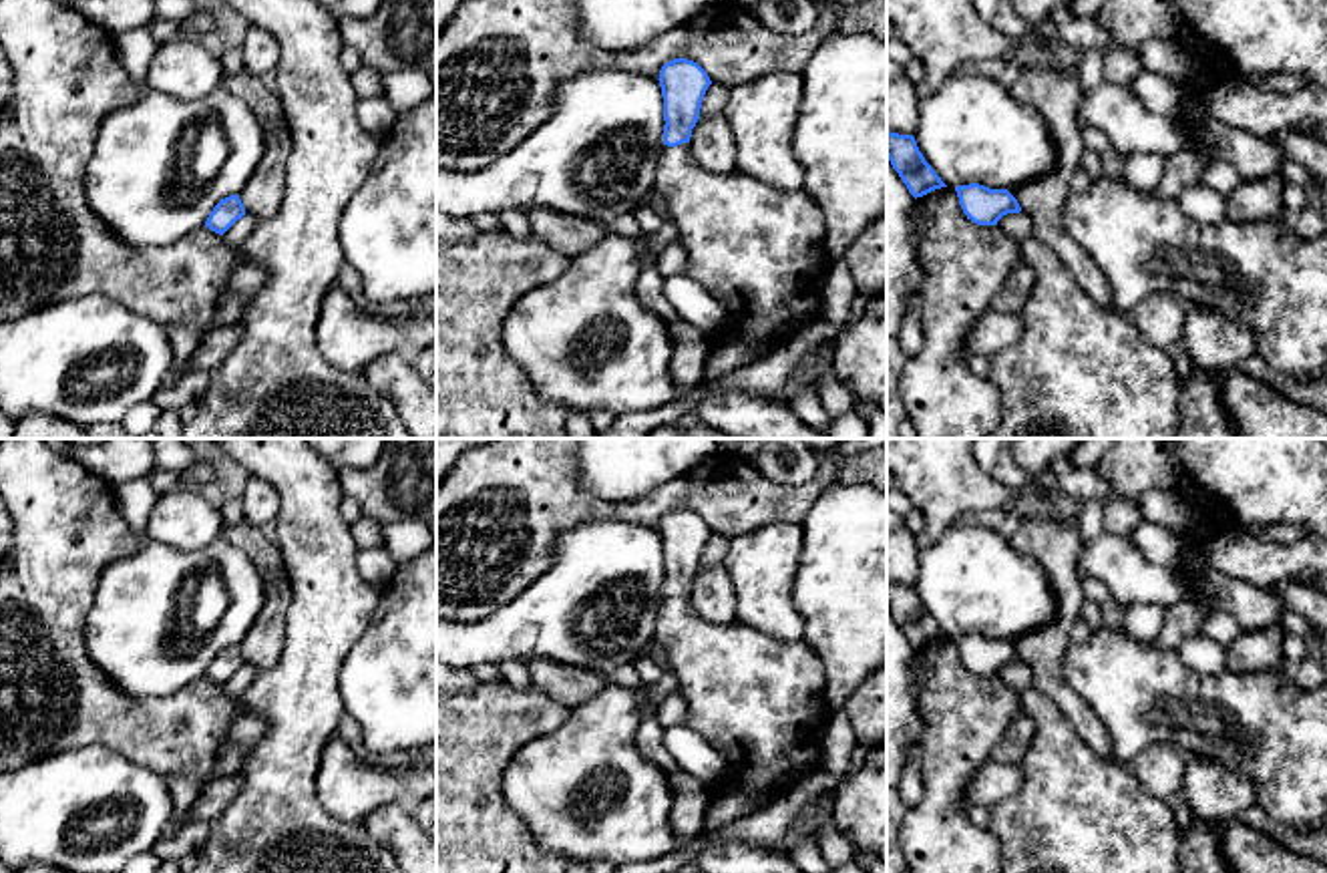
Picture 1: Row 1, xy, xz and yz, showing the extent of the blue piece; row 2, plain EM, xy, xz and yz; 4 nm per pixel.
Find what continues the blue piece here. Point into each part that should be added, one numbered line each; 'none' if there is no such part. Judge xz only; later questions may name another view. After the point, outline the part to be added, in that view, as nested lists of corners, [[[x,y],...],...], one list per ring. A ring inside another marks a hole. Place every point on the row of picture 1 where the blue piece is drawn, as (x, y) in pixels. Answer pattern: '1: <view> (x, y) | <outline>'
1: xz (754, 248) | [[[690,143],[664,145],[655,189],[666,199],[664,217],[674,223],[686,249],[688,276],[726,310],[724,328],[710,338],[706,384],[770,356],[822,320],[826,217],[804,189],[772,187],[736,169],[706,171],[694,163]]]

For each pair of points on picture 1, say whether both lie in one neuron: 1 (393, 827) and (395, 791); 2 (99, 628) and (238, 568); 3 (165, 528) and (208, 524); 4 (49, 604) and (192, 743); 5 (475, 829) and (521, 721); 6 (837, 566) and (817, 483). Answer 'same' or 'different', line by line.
1: different
2: same
3: same
4: same
5: same
6: different

